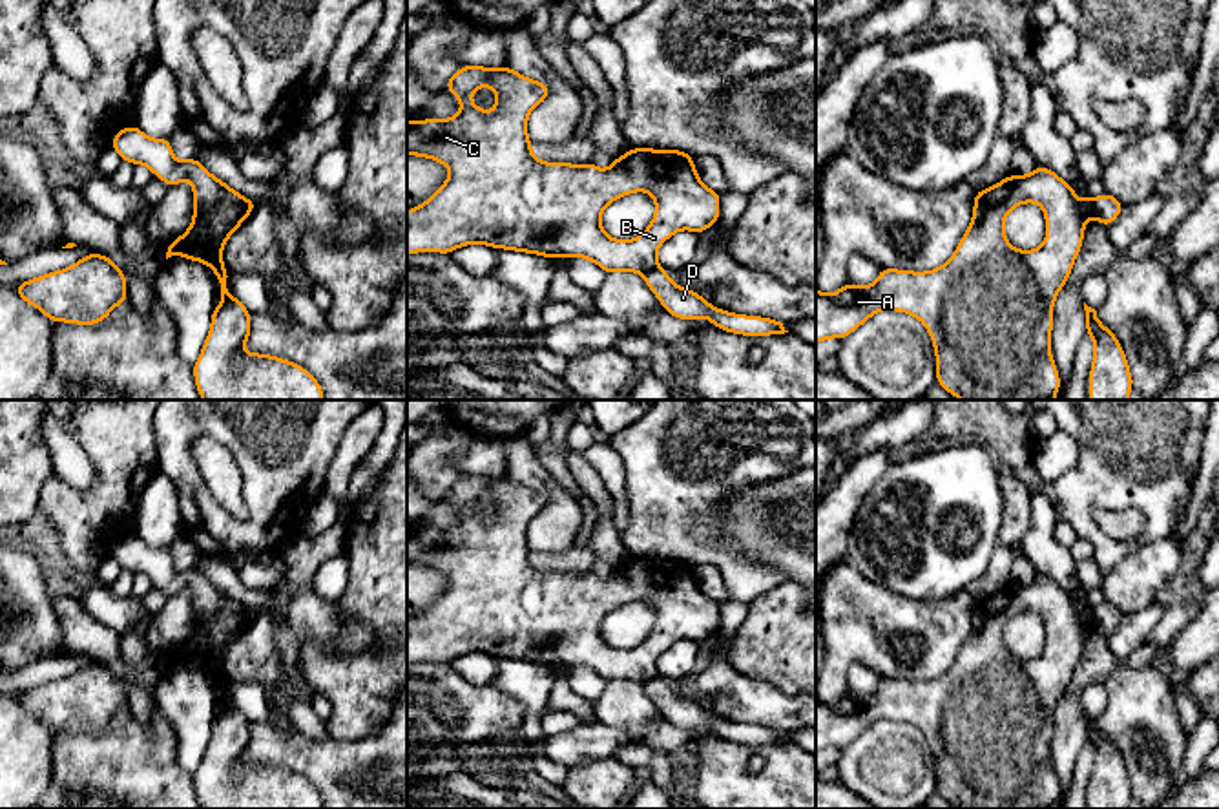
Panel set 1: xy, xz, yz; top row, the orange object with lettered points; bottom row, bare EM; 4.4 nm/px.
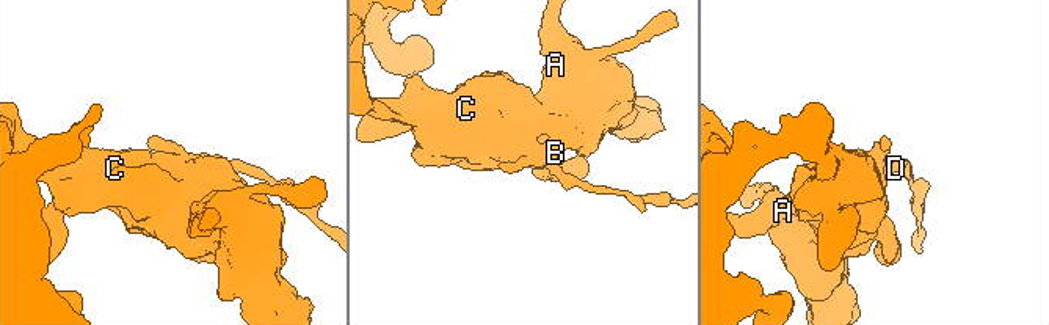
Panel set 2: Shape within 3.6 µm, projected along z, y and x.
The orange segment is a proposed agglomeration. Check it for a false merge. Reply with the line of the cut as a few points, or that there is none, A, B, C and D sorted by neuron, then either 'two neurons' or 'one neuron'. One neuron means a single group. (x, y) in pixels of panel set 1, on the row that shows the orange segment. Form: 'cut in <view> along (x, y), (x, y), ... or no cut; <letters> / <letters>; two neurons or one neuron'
cut in yz along (1092, 199), (1093, 214); A B C / D; two neurons

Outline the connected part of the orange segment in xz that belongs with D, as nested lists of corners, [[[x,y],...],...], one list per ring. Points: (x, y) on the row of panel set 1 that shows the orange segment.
[[[661,267],[644,274],[648,289],[657,296],[662,309],[679,320],[708,318],[721,331],[745,336],[770,336],[788,332],[781,321],[763,316],[745,316],[710,305],[701,294],[675,285]]]

